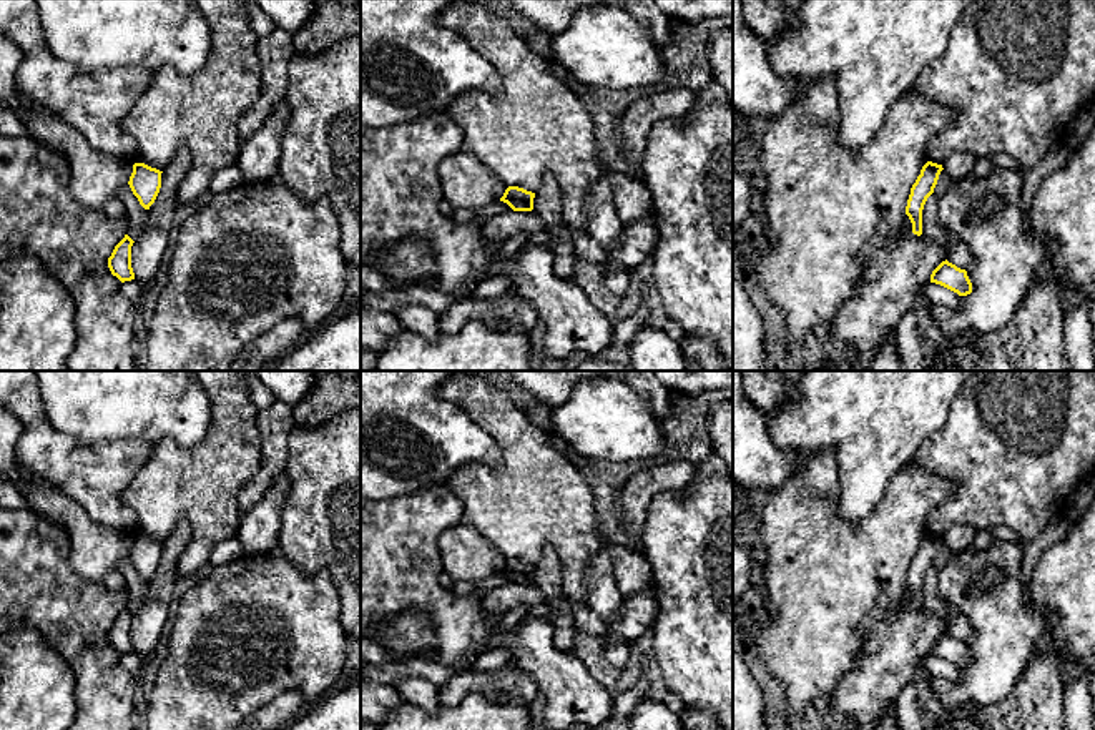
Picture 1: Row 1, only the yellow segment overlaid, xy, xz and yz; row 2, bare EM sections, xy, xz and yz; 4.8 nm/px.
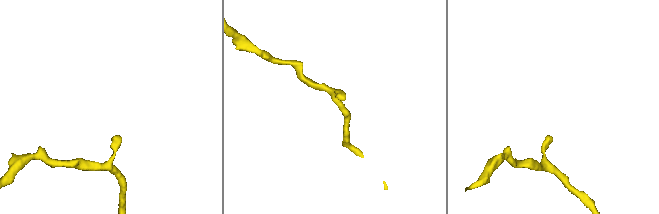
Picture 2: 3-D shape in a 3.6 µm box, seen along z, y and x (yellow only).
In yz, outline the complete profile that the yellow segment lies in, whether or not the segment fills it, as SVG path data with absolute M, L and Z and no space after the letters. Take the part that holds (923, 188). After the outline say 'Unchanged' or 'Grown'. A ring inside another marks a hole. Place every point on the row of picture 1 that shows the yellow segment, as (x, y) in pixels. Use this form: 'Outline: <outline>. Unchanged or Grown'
Outline: M927 161L921 175L917 176L916 183L911 188L911 195L906 206L906 215L912 223L912 233L921 236L922 234L922 210L927 198L934 193L937 185L939 175L942 171L942 165Z. Unchanged

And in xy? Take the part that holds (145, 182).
Outline: M145 163L133 165L133 173L128 185L145 210L150 210L160 193L161 173L163 171Z. Unchanged

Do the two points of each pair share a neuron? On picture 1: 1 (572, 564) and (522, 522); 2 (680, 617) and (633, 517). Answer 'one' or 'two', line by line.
1: one
2: two

